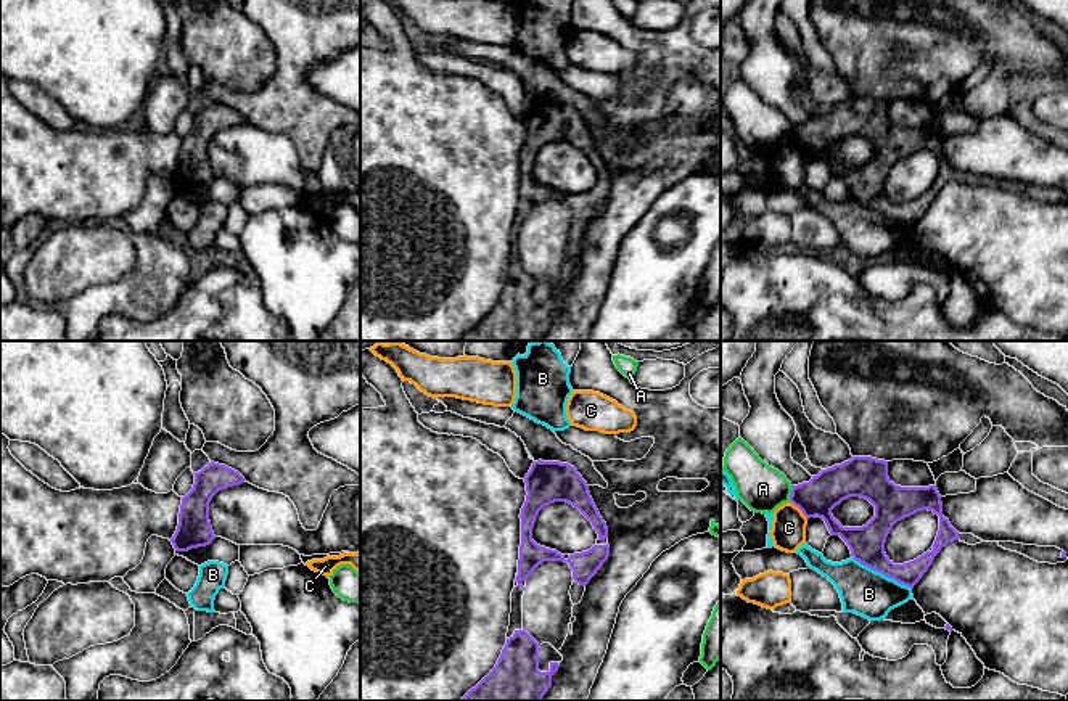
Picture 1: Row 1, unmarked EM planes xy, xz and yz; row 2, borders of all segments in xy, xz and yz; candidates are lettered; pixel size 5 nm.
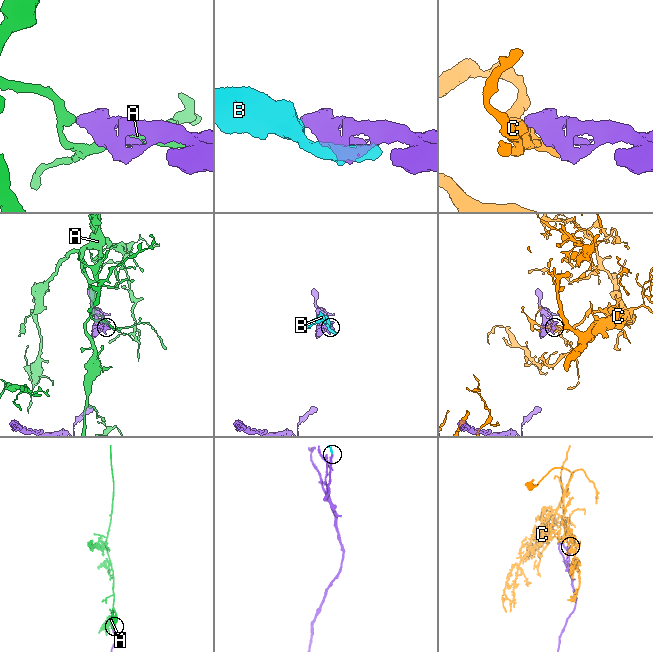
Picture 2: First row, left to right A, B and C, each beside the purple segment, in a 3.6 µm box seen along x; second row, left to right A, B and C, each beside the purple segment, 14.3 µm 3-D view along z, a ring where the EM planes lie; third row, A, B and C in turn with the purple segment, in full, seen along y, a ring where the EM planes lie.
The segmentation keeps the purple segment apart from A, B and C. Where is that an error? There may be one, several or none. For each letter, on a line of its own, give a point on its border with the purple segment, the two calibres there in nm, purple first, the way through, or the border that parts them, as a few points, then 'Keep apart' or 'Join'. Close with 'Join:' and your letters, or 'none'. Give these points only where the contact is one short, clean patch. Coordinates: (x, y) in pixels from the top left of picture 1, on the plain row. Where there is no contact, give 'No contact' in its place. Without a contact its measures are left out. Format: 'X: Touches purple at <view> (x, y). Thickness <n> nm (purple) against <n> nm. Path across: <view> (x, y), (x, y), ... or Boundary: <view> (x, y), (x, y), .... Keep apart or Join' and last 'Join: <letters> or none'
A: Touches purple at yz (792, 134). Thickness 190 nm (purple) against 240 nm. Boundary: yz (793, 126), (788, 140). Keep apart
B: Touches purple at yz (882, 213). Thickness 180 nm (purple) against 240 nm. Keep apart
C: Touches purple at yz (800, 148). Thickness 190 nm (purple) against 180 nm. Keep apart
Join: none

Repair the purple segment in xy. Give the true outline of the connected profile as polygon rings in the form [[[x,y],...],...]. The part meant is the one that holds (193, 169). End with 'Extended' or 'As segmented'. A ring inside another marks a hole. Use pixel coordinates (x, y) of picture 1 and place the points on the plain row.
[[[214,101],[193,114],[193,129],[182,137],[179,166],[170,178],[175,191],[188,191],[209,185],[216,178],[209,161],[212,137],[222,129],[244,122],[244,117],[238,111]]]. As segmented

